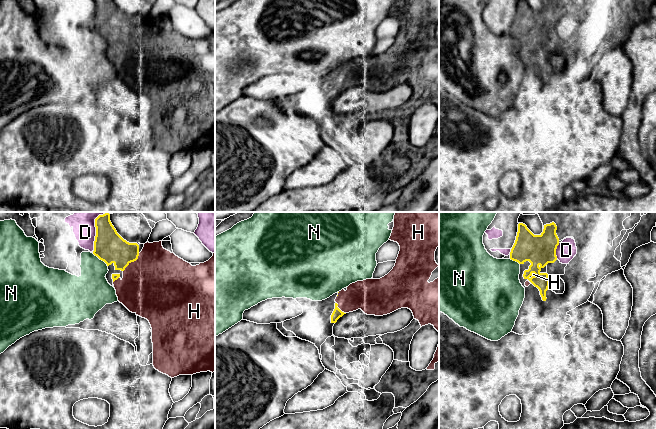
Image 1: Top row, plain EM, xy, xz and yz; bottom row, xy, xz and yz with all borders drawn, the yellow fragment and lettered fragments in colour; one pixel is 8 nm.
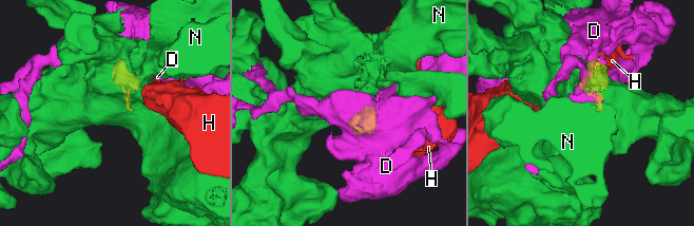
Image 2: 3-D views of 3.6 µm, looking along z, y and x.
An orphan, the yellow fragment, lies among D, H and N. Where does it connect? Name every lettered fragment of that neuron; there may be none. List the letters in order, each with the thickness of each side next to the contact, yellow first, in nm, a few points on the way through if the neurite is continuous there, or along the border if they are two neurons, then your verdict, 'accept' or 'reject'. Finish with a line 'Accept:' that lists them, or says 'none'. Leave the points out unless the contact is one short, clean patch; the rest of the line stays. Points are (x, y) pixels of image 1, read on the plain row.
D: 240/160 nm | reject
H: 240/480 nm | accept
N: 240/280 nm | along xy (92, 29), (107, 42) | reject
Accept: H

